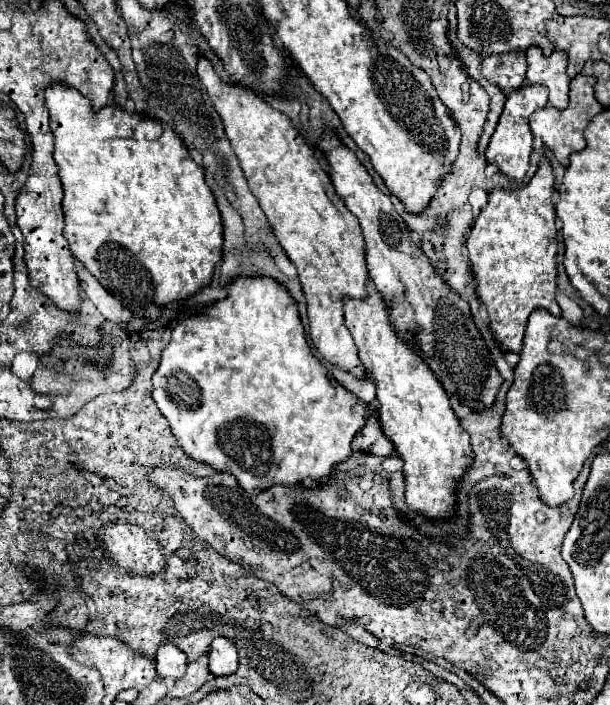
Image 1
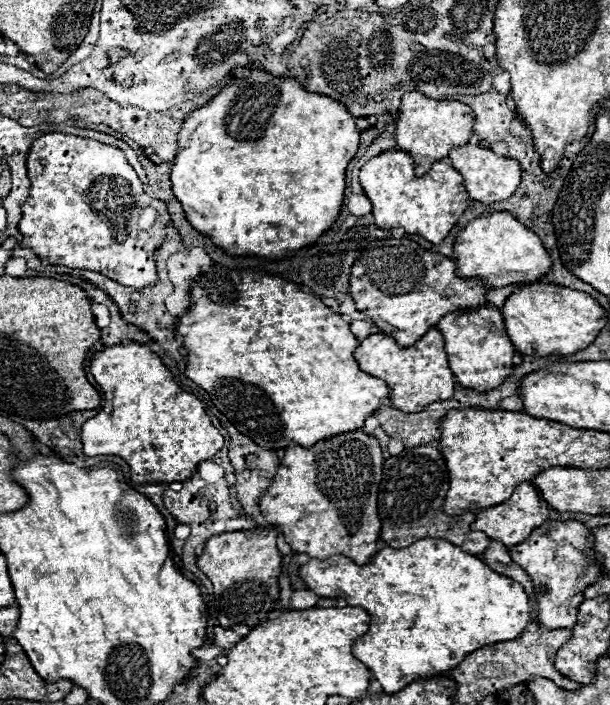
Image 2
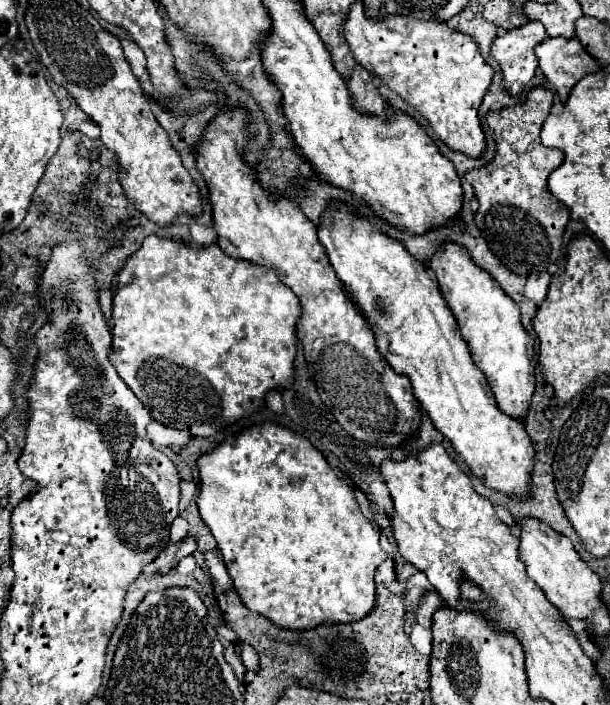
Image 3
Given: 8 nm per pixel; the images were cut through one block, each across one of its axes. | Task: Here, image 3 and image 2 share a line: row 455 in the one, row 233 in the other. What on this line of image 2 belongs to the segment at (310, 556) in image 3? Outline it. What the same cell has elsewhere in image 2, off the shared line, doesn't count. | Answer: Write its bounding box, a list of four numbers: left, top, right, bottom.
[170,66,360,260]

